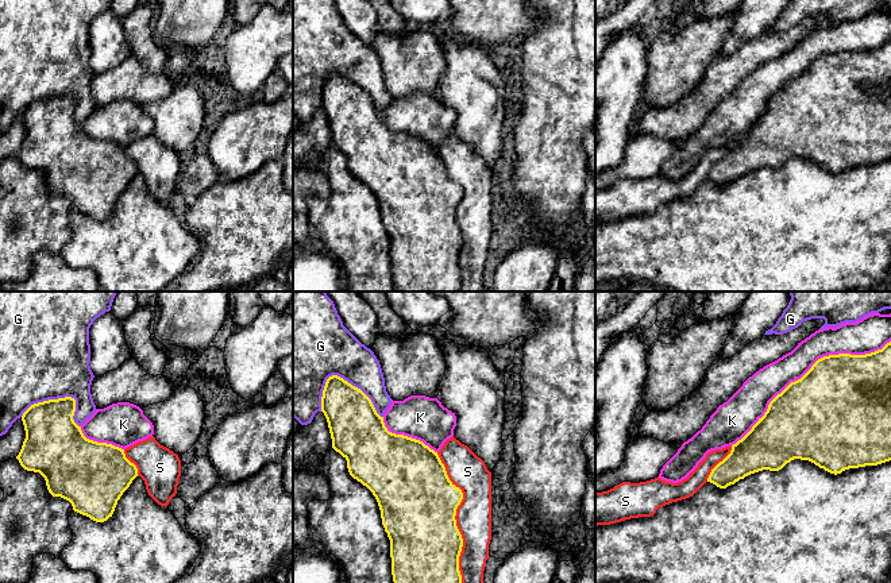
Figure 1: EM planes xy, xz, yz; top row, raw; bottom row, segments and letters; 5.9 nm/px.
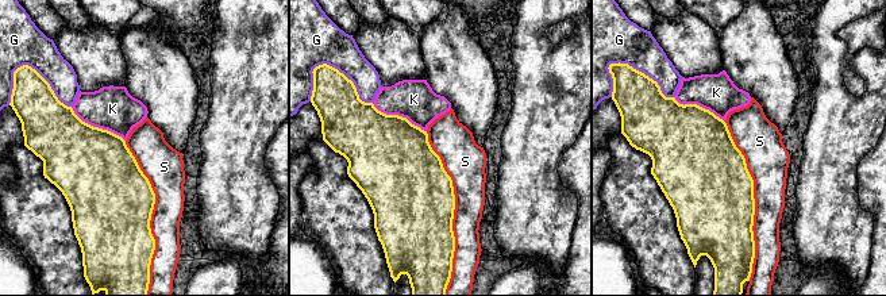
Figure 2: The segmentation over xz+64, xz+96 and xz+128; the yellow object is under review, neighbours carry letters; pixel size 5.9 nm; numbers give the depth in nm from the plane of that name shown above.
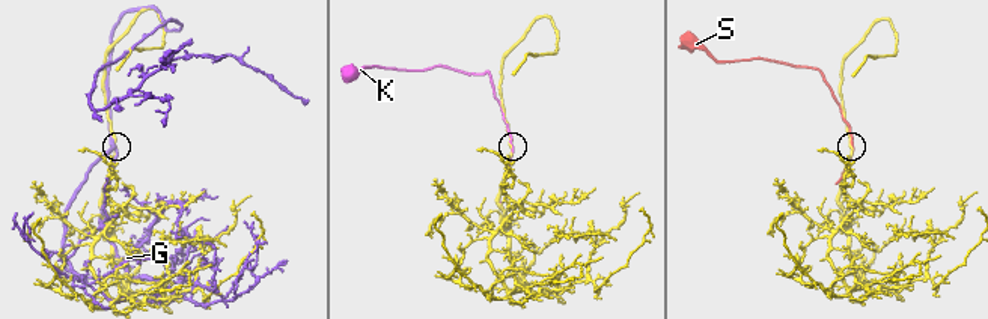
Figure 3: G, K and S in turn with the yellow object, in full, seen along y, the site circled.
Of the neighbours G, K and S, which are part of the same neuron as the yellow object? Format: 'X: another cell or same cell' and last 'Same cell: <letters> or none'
G: another cell
K: same cell
S: another cell
Same cell: K

